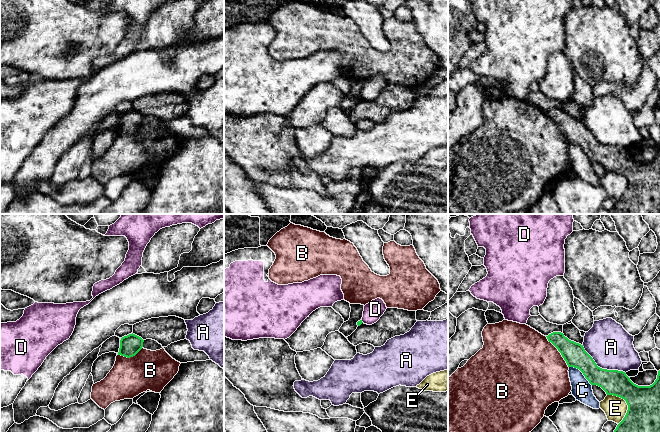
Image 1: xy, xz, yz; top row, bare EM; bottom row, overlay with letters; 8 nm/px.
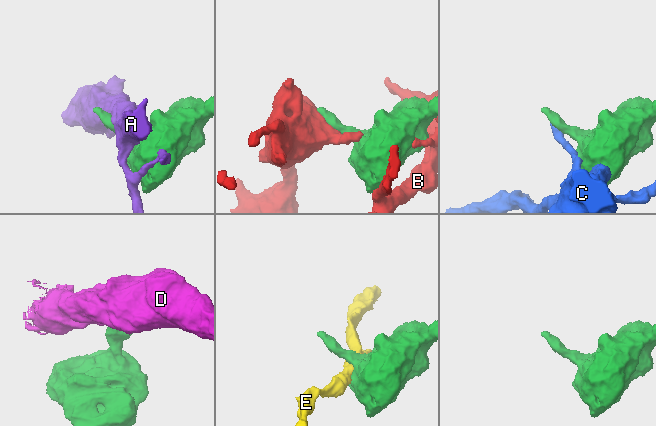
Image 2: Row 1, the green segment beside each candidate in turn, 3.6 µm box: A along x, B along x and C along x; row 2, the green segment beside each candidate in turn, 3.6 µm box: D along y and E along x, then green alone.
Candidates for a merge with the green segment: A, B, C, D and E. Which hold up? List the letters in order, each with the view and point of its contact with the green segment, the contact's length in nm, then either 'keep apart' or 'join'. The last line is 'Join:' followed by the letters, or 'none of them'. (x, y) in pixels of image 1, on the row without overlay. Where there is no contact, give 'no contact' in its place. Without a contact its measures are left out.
A: yz (601, 144) | 420 nm | keep apart
B: yz (559, 127) | 320 nm | keep apart
C: yz (582, 148) | 240 nm | keep apart
D: xz (361, 97) | 30 nm | keep apart
E: yz (627, 180) | 260 nm | keep apart
Join: none of them

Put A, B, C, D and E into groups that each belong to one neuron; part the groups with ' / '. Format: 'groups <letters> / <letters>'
groups A / B / C / D / E

